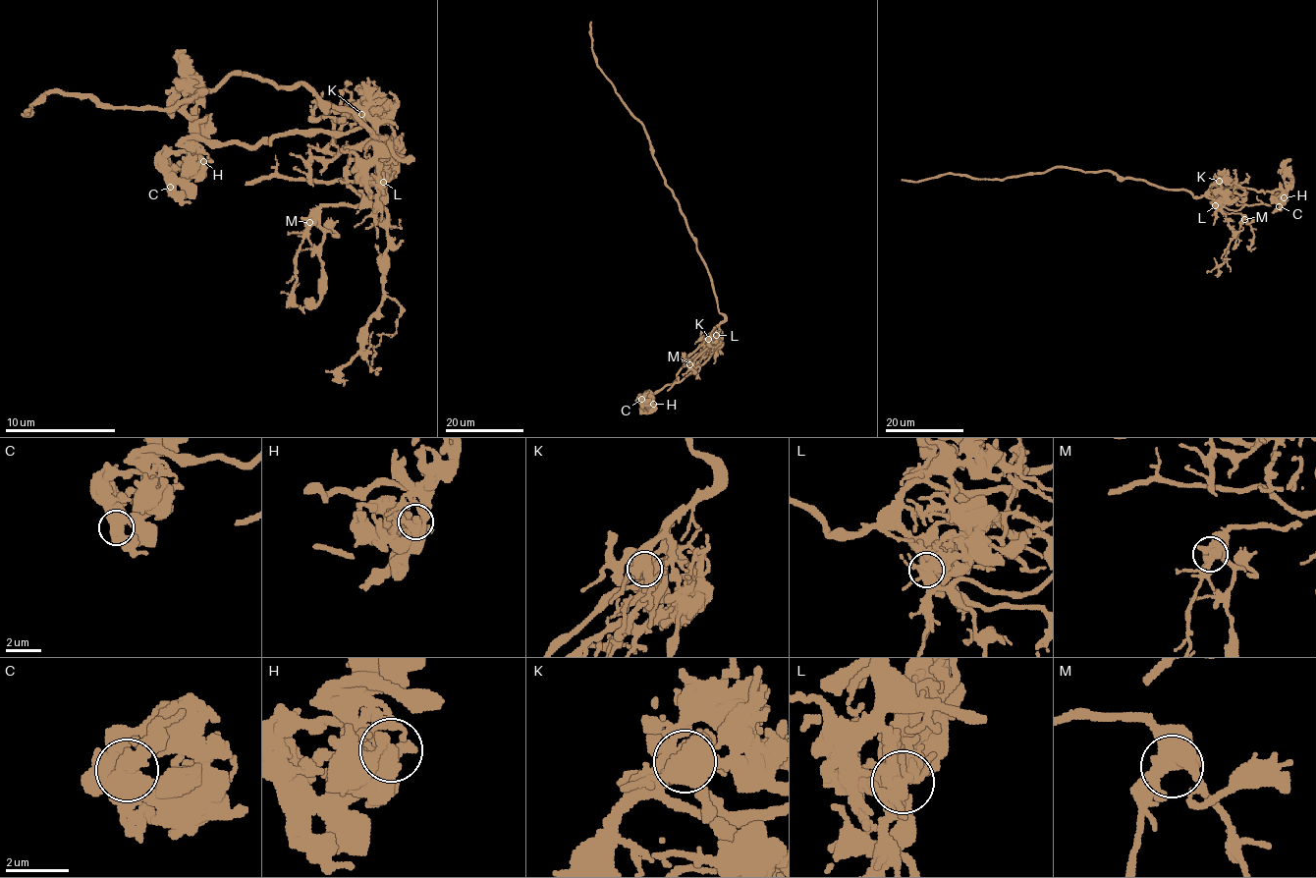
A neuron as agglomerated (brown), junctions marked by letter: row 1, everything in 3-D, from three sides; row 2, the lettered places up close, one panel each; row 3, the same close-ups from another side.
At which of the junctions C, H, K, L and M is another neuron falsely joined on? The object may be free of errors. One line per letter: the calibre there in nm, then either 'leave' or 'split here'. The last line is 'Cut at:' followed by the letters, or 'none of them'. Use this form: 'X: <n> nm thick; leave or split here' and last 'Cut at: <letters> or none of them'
C: 460 nm thick; leave
H: 400 nm thick; leave
K: 400 nm thick; leave
L: 500 nm thick; split here
M: 460 nm thick; leave
Cut at: L

